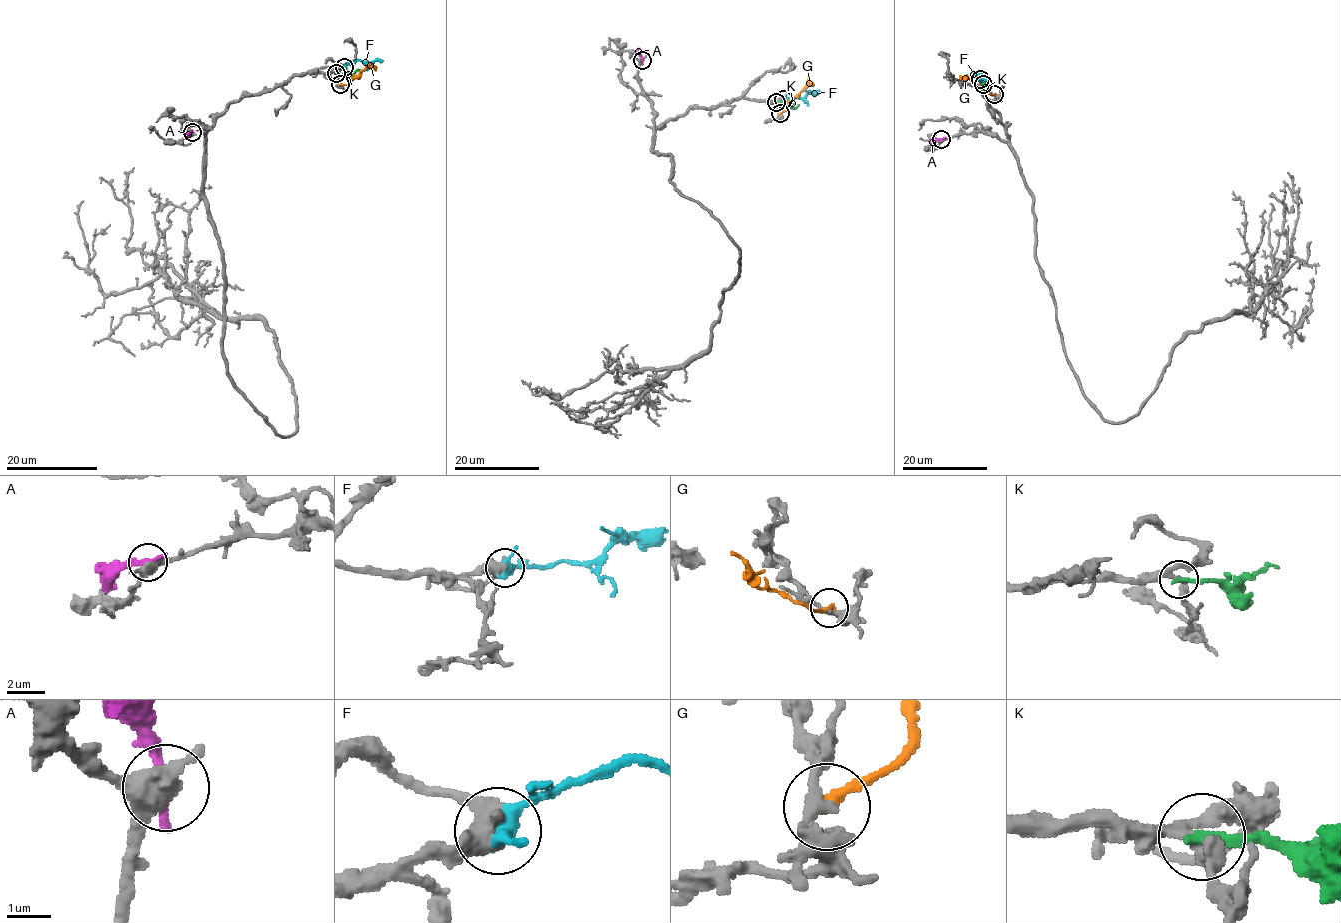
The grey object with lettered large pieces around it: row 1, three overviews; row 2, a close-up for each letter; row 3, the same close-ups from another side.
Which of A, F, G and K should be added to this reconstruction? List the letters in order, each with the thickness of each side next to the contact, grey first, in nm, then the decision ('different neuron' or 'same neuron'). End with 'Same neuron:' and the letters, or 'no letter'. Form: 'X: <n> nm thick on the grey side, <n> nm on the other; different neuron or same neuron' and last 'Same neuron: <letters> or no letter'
A: 400 nm thick on the grey side, 280 nm on the other; different neuron
F: 480 nm thick on the grey side, 320 nm on the other; same neuron
G: 280 nm thick on the grey side, 260 nm on the other; different neuron
K: 240 nm thick on the grey side, 280 nm on the other; different neuron
Same neuron: F

